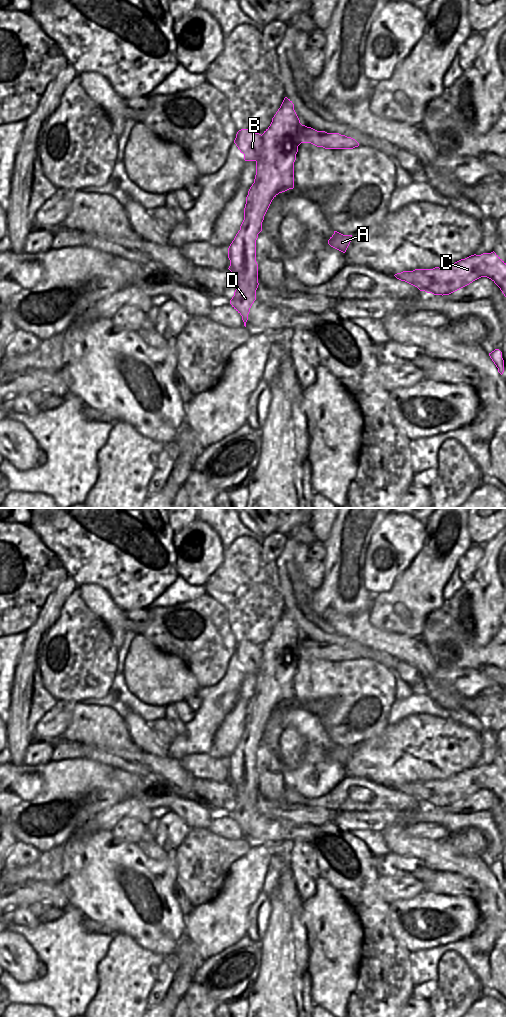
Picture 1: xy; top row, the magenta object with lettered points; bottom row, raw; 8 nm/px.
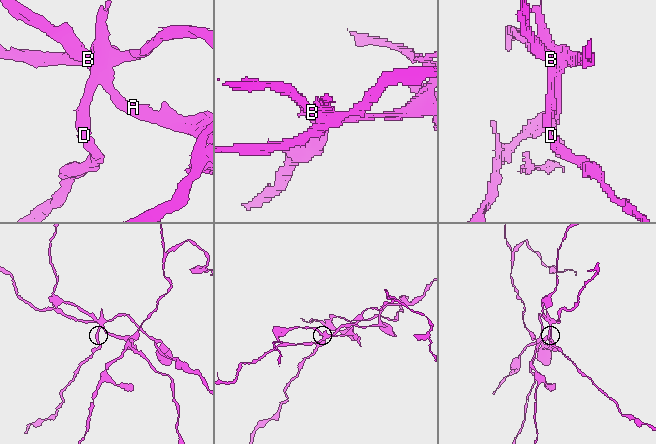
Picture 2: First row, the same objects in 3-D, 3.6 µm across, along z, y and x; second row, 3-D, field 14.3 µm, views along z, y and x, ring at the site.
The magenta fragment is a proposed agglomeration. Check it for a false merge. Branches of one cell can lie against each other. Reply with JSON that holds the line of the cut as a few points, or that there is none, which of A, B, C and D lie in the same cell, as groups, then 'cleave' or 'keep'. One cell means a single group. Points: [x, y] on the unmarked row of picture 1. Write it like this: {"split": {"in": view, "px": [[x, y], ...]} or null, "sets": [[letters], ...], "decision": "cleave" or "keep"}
{"split": {"in": "xy", "px": [[296, 634], [282, 654], [288, 668], [276, 676], [281, 703]]}, "sets": [["A", "B", "C"], ["D"]], "decision": "cleave"}

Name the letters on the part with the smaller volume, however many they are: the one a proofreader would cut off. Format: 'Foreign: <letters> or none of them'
Foreign: D

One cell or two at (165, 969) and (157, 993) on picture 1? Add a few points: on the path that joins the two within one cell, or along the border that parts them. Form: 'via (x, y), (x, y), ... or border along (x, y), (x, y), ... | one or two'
via (165, 975), (160, 987) | one

